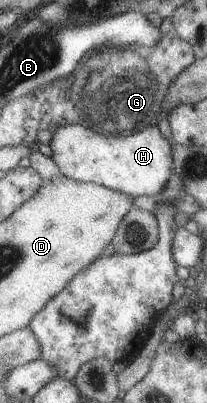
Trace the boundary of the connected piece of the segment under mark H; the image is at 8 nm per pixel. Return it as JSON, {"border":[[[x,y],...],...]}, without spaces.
{"border":[[[67,124],[57,127],[52,132],[49,147],[52,151],[50,158],[55,162],[61,175],[79,182],[95,183],[131,197],[151,195],[157,198],[159,191],[165,187],[167,179],[172,175],[171,145],[163,138],[157,125],[143,127],[141,131],[135,131],[135,133],[105,135],[95,133],[79,124]]]}

